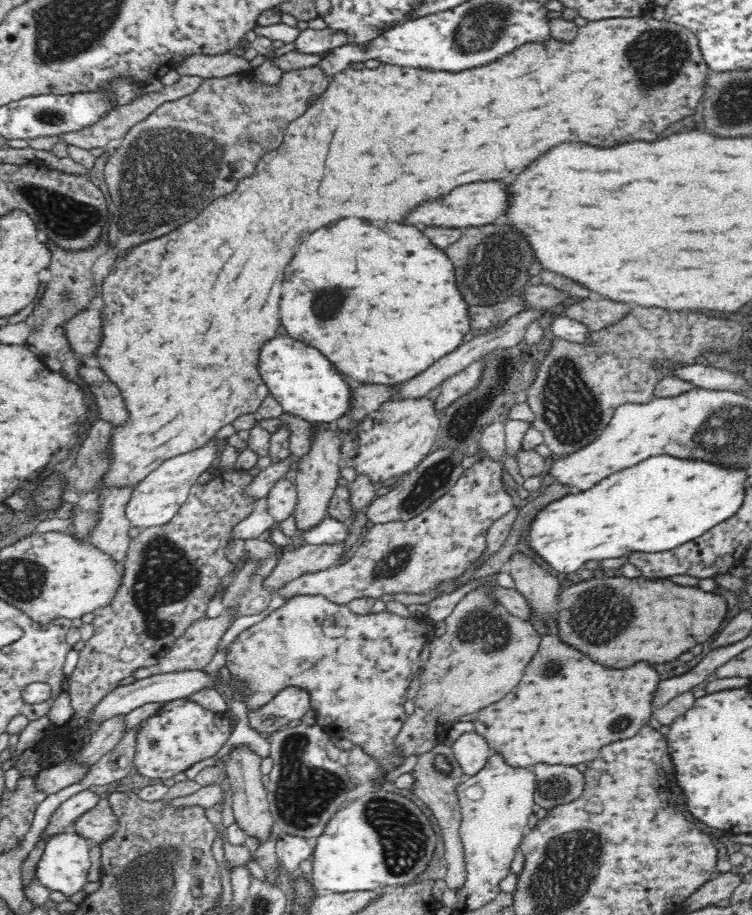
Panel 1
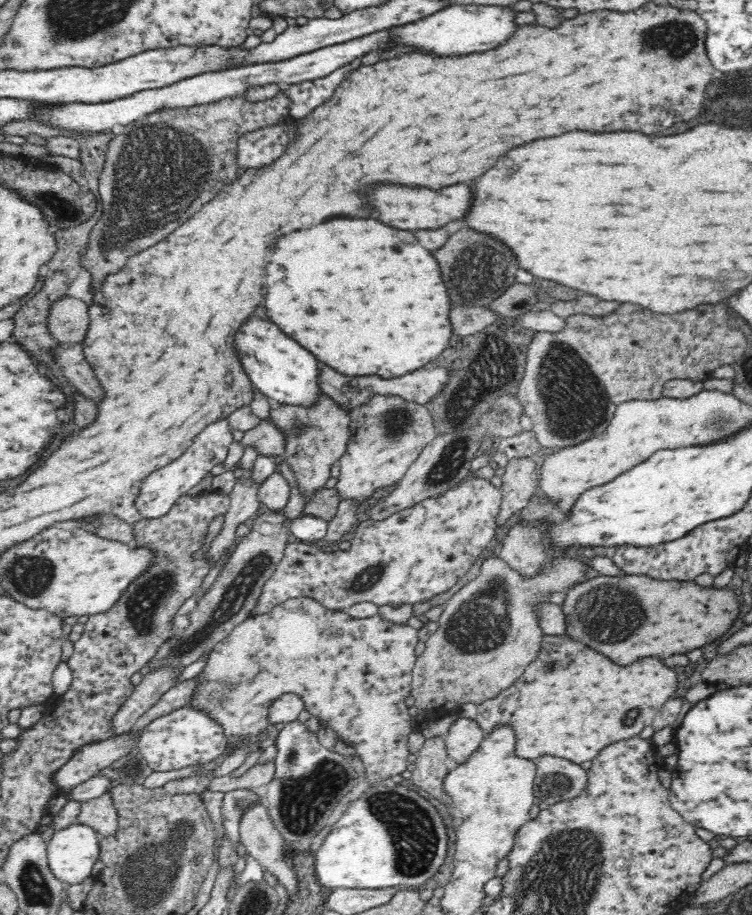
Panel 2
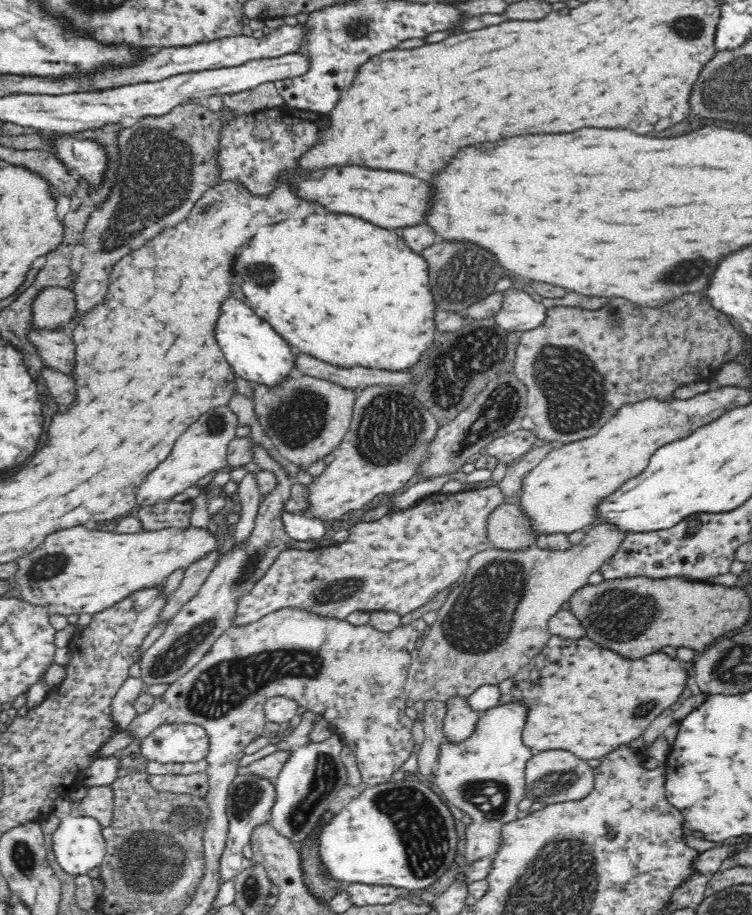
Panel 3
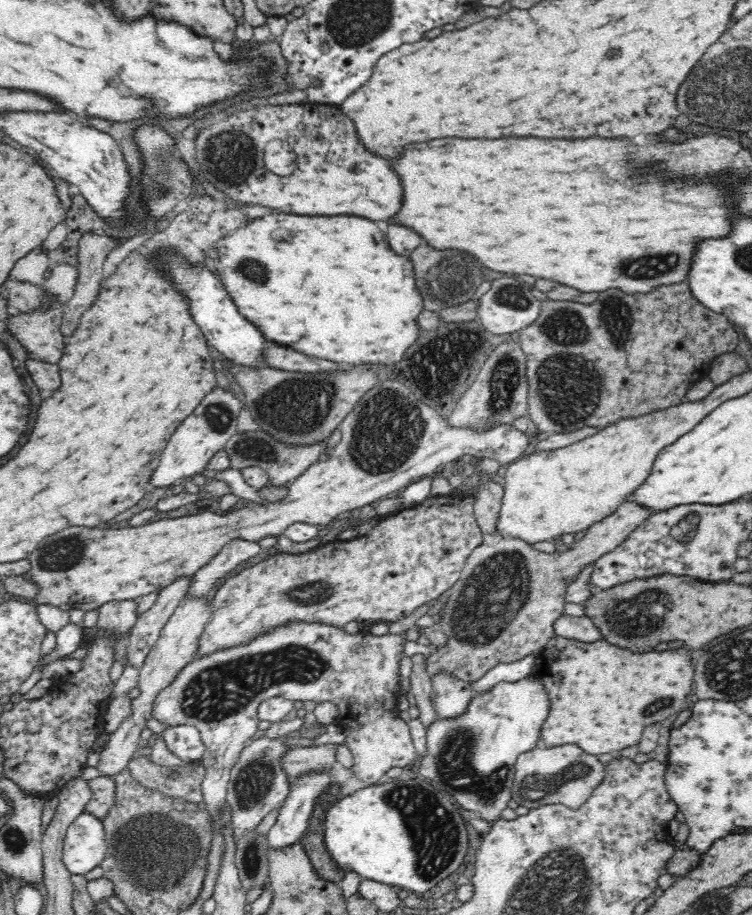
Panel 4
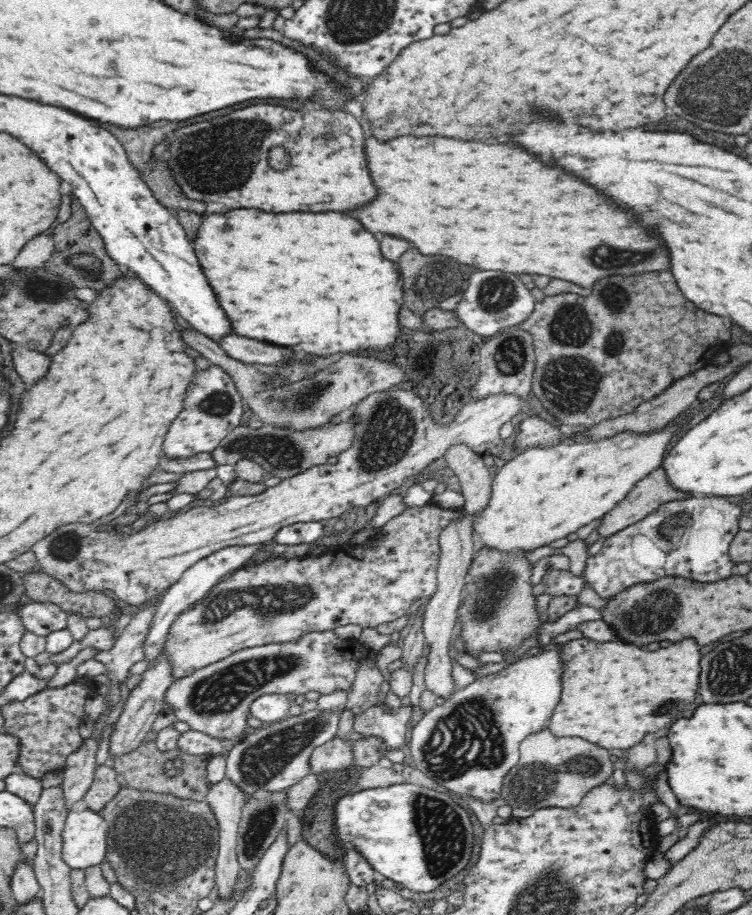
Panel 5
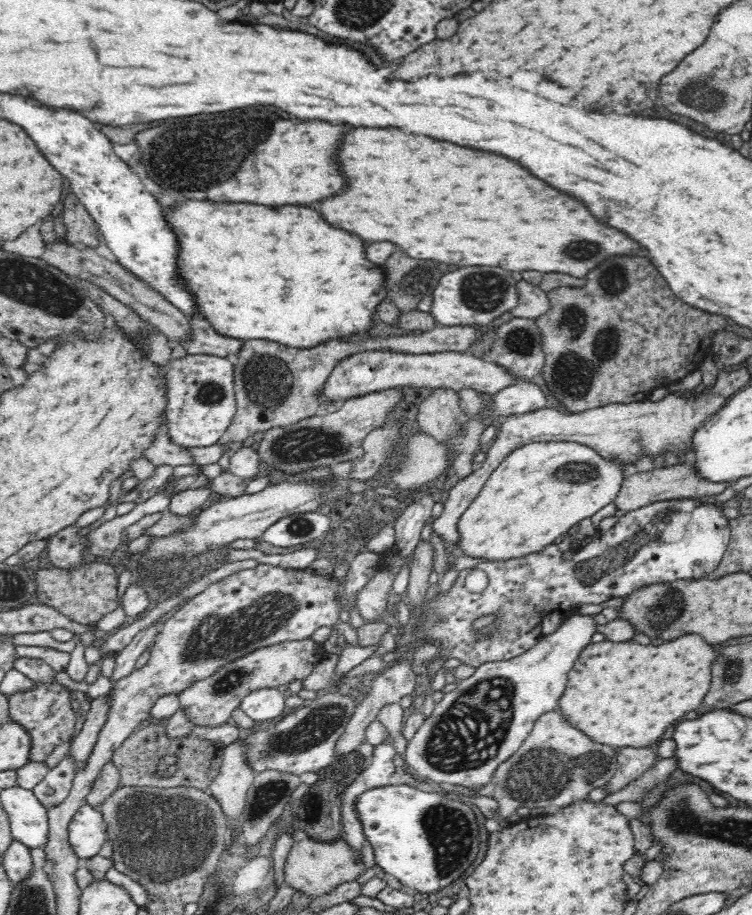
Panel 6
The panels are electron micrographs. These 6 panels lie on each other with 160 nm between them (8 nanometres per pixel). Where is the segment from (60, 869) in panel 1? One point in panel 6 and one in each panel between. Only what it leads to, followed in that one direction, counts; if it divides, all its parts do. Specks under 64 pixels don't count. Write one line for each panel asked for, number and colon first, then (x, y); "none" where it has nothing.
2: (72, 854)
3: (78, 845)
4: (84, 848)
5: (85, 835)
6: (87, 832)

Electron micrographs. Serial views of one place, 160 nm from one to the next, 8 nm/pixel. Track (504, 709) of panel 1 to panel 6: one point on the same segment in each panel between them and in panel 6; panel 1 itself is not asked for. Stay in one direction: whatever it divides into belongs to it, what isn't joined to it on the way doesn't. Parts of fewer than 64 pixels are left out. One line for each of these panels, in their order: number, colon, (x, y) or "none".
2: (570, 701)
3: (580, 697)
4: (601, 697)
5: (612, 694)
6: (620, 693)

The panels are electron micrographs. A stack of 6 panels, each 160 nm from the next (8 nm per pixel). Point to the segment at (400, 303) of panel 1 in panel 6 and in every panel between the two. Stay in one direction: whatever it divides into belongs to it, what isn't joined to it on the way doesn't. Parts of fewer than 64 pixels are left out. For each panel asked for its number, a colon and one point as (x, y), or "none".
2: (366, 299)
3: (348, 293)
4: (330, 287)
5: (316, 283)
6: (285, 275)

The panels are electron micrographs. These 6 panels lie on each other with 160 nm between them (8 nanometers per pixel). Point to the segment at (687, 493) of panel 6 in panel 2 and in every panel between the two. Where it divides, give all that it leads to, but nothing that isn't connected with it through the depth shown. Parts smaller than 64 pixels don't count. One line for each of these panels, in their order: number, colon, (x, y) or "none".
2: (488, 635)
3: (495, 619)
4: (503, 607)
5: (654, 490)

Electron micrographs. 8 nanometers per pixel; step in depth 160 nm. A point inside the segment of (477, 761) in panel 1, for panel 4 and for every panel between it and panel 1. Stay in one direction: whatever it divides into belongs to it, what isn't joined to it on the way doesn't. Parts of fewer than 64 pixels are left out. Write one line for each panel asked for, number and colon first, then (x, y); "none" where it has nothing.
2: (465, 735)
3: (460, 721)
4: (453, 696)

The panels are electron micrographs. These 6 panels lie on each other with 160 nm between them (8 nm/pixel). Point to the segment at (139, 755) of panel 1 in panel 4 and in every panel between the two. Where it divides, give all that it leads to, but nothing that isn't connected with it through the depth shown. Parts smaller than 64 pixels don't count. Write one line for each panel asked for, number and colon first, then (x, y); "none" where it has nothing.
2: (188, 736)
3: (172, 742)
4: (185, 742)

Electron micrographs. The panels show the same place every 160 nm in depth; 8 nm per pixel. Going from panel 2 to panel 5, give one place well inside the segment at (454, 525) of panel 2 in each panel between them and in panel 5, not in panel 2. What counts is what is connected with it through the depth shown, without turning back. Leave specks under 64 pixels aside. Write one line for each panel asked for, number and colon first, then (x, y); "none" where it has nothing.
3: (400, 562)
4: (409, 558)
5: (276, 601)

